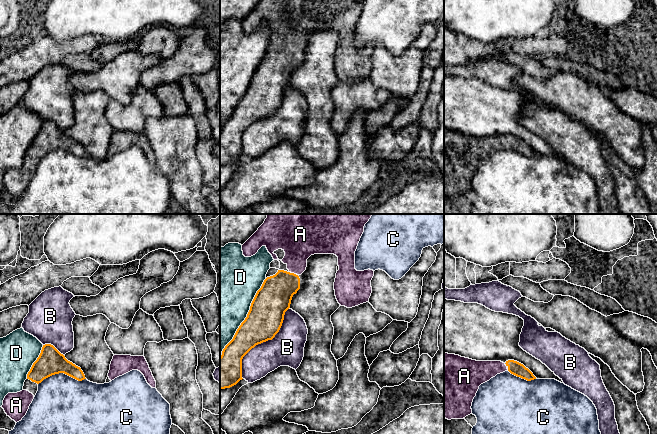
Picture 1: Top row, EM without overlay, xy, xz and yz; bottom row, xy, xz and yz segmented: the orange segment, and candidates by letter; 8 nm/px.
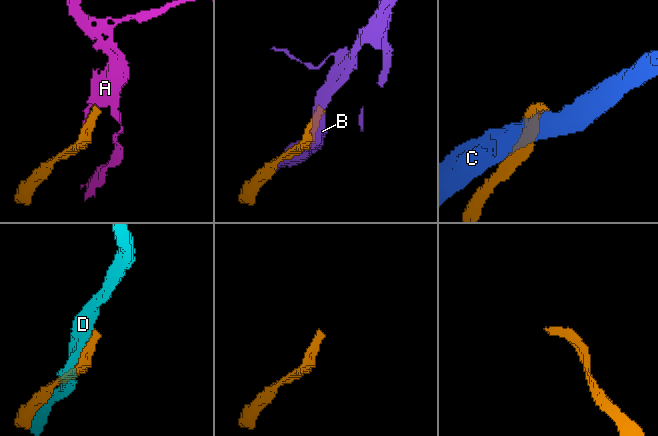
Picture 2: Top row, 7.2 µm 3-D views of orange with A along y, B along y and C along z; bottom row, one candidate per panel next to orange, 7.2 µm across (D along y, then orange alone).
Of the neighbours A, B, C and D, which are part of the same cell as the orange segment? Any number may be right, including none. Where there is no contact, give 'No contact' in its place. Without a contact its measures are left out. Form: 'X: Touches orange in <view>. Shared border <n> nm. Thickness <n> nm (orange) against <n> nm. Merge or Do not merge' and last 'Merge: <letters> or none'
A: Touches orange in xz. Shared border 40 nm. Thickness 280 nm (orange) against 280 nm. Merge
B: Touches orange in xz. Shared border 700 nm. Thickness 280 nm (orange) against 280 nm. Do not merge
C: Touches orange in xy. Shared border 380 nm. Thickness 200 nm (orange) against 440 nm. Do not merge
D: Touches orange in xz. Shared border 700 nm. Thickness 280 nm (orange) against 480 nm. Do not merge
Merge: A

